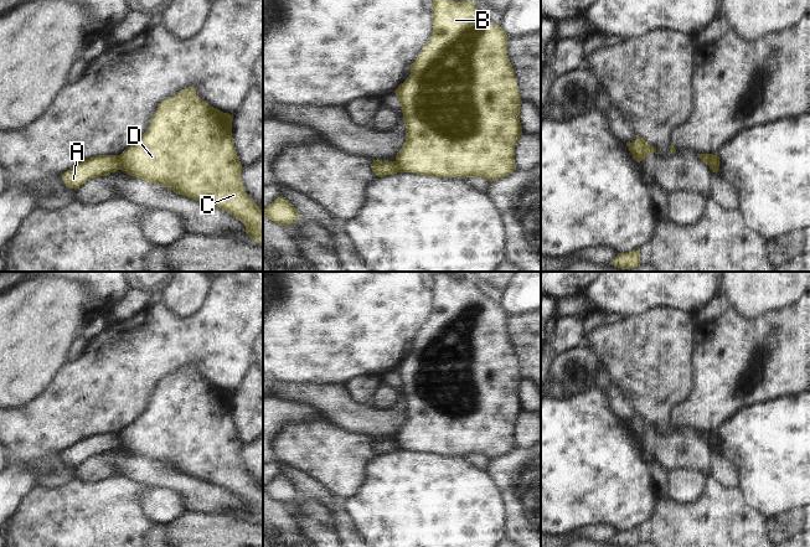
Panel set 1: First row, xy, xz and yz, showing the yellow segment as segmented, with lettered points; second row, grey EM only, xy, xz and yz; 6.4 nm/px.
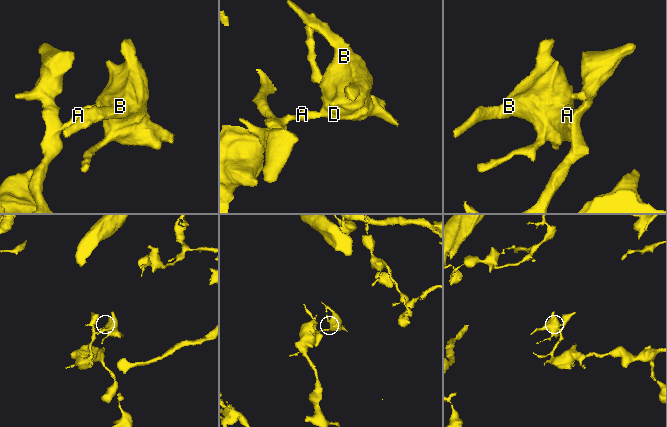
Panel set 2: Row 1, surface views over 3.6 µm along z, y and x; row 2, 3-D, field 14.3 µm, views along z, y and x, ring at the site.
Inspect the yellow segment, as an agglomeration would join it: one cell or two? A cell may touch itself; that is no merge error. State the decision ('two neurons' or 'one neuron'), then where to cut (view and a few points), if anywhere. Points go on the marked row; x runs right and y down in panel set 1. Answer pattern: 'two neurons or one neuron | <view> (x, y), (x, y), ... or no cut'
two neurons | xy (119, 155), (122, 169)

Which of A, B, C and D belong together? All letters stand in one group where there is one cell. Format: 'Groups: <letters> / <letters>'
Groups: A / B C D.

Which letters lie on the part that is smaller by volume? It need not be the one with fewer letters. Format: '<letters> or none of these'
B, C, D

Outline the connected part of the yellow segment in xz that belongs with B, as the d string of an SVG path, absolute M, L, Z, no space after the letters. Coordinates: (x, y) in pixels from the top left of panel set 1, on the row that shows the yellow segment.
M433 0L430 15L433 19L433 33L425 46L421 50L416 61L411 64L409 77L394 91L401 102L403 122L406 125L406 141L396 155L396 162L398 164L401 172L414 172L428 177L456 177L460 180L465 177L484 177L490 182L506 177L516 170L515 146L522 135L522 127L520 123L520 107L522 100L520 99L512 64L507 57L509 37L499 25L487 21L471 0Z

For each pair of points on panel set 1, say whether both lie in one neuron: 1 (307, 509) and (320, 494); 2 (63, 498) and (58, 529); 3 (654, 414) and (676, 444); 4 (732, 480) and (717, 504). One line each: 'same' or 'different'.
1: different
2: same
3: different
4: different

